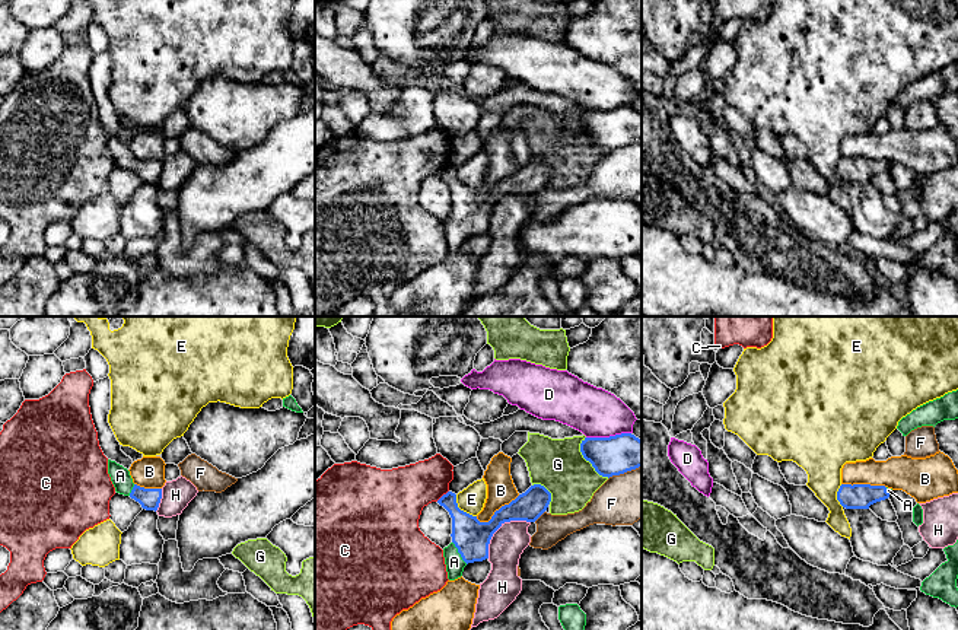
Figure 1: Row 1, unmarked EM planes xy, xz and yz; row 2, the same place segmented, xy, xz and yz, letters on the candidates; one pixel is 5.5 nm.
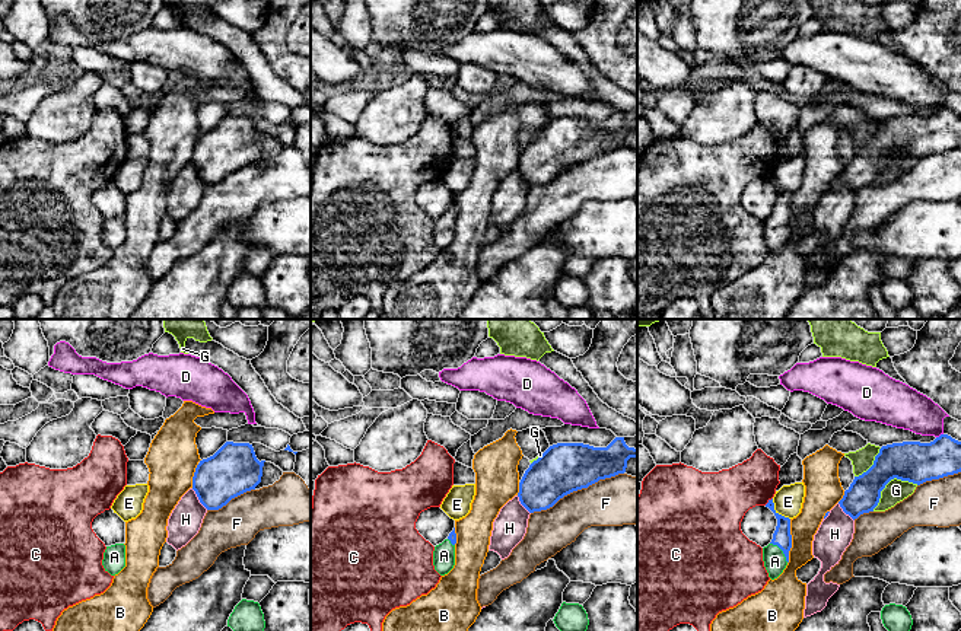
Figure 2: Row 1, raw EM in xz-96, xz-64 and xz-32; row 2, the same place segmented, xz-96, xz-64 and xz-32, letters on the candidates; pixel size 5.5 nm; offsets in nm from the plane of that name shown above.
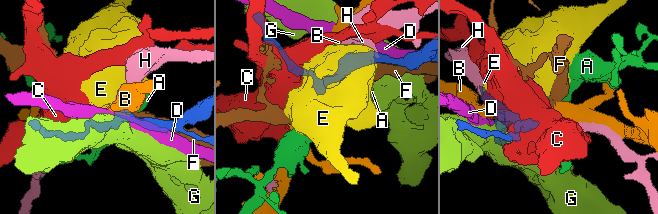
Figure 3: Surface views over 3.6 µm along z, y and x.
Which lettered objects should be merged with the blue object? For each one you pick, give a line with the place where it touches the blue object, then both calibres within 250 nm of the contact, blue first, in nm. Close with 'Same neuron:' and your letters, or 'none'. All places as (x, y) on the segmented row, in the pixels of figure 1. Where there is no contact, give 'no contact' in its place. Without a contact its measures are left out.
A: xz (458, 551) | 200/100 nm
Same neuron: A

